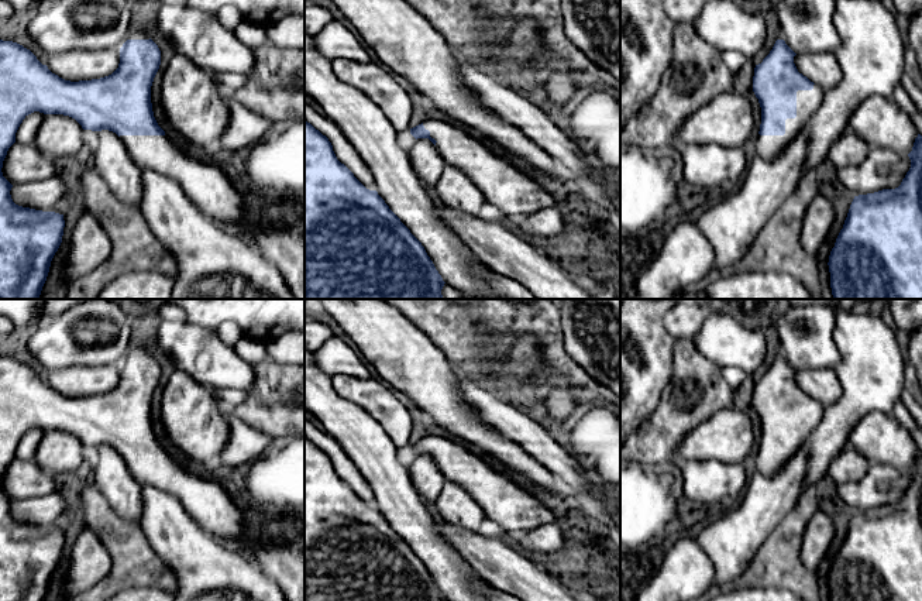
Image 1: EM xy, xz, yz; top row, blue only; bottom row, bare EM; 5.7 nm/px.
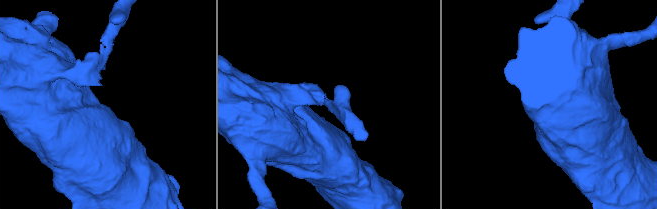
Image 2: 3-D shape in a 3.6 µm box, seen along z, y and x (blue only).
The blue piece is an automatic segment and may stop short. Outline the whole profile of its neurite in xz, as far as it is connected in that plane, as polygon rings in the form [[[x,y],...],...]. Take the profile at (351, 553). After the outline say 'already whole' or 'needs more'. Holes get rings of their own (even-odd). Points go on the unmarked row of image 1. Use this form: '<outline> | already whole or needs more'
[[[305,436],[305,601],[444,601],[441,591],[422,559],[389,525],[376,506],[367,505],[354,490],[341,480],[326,451]]] | already whole

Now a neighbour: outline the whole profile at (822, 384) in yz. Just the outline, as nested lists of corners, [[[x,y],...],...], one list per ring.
[[[833,368],[797,370],[794,380],[799,389],[823,408],[830,406],[842,396],[842,385]]]

